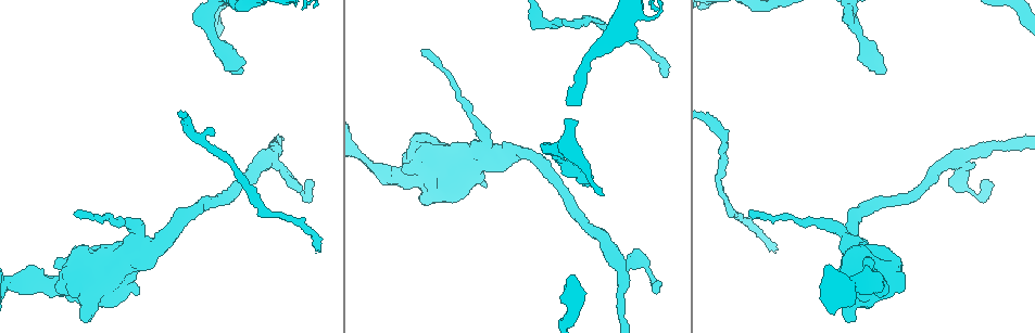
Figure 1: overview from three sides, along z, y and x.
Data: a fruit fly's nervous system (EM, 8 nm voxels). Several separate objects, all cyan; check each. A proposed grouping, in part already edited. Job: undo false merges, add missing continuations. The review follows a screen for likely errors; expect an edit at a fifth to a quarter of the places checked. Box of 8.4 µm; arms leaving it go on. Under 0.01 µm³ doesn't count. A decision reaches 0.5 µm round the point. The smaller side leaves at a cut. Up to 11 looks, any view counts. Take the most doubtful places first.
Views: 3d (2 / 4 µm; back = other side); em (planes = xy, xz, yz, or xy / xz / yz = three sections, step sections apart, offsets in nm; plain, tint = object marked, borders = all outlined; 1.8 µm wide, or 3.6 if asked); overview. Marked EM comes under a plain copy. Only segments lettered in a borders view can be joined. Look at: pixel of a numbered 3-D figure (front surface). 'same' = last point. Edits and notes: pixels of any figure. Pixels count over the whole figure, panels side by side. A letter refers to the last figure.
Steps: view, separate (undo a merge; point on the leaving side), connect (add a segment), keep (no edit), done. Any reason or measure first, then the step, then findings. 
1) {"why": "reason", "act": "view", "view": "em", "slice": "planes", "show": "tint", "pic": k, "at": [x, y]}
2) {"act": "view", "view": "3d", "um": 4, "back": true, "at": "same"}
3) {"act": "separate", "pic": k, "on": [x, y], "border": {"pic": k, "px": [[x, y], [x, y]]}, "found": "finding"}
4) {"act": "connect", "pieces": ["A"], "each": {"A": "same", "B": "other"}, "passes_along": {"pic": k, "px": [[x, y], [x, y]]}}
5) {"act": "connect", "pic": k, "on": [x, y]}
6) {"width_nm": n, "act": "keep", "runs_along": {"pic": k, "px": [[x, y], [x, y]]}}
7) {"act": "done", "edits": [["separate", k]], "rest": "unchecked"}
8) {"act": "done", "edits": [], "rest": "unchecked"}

{"why": "long arm stops here", "act": "view", "view": "em", "slice": "planes", "show": "borders", "pic": 1, "at": [313, 246]}

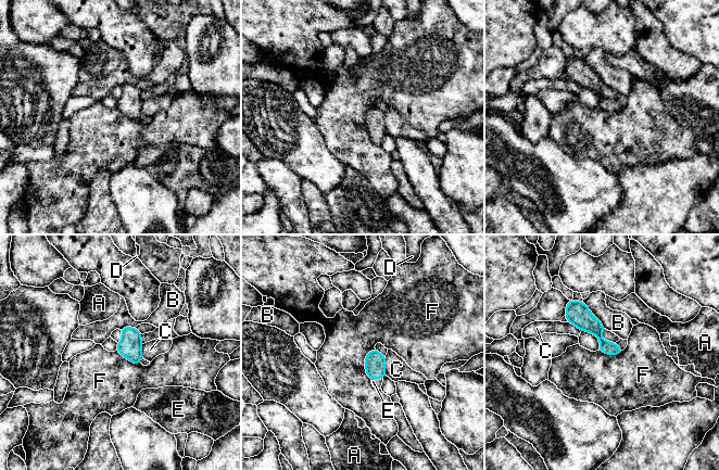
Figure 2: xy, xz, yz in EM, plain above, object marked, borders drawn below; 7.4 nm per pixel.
{"longest_contact_nm": ["B", 260], "act": "connect", "pieces": ["E"], "each": {"A": "other", "B": "other", "C": "other", "D": "other", "E": "same", "F": "other"}, "passes_along": {"pic": 2, "px": [[375, 363], [376, 377], [377, 382]]}, "found": "the neuron continues"}

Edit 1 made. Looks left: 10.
{"why": "tapers out", "act": "view", "view": "em", "slice": "yz", "step": 16, "show": "borders", "pic": 1, "at": [984, 182]}

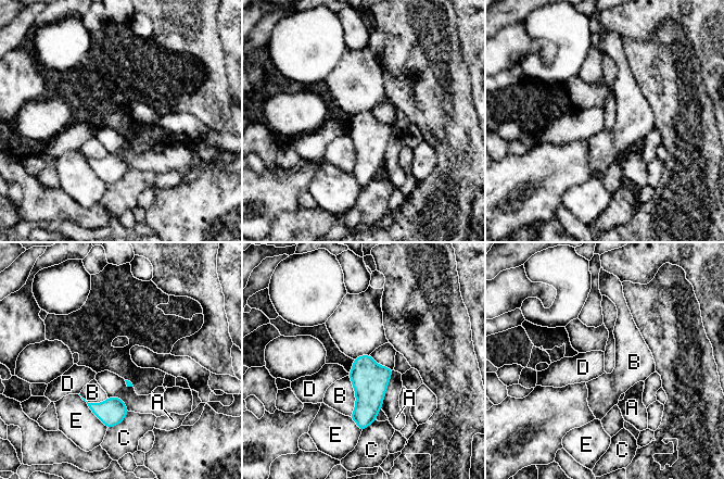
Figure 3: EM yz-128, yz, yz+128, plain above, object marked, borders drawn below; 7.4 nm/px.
{"act": "keep", "each": {"A": "other", "B": "other", "C": "other", "D": "other", "E": "other"}, "found": "none of them fits"}

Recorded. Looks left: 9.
{"why": "tapers out", "act": "view", "view": "em", "slice": "planes", "show": "borders", "pic": 1, "at": [78, 213]}

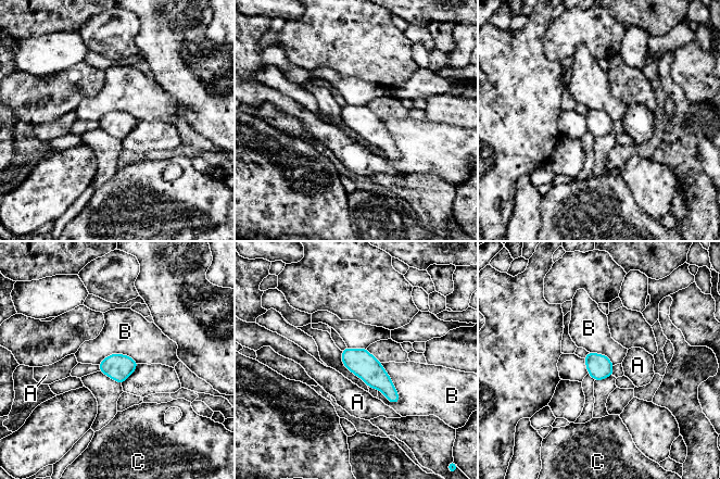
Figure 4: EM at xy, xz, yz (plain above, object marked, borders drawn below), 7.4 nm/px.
{"longest_contact_nm": ["B", 320], "act": "keep", "each": {"A": "other", "B": "other", "C": "other"}, "border": {"pic": 4, "px": [[380, 363], [396, 391], [396, 403]]}, "found": "no lettered segment goes on from it"}

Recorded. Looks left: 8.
{"why": "sudden change in width", "act": "view", "view": "3d", "um": 4, "pic": 1, "at": [495, 157]}

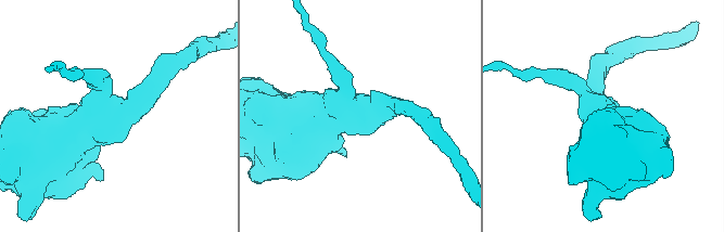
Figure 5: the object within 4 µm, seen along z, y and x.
{"why": "need the tissue", "act": "view", "view": "em", "slice": "planes", "show": "borders", "pic": 5, "at": [114, 115]}

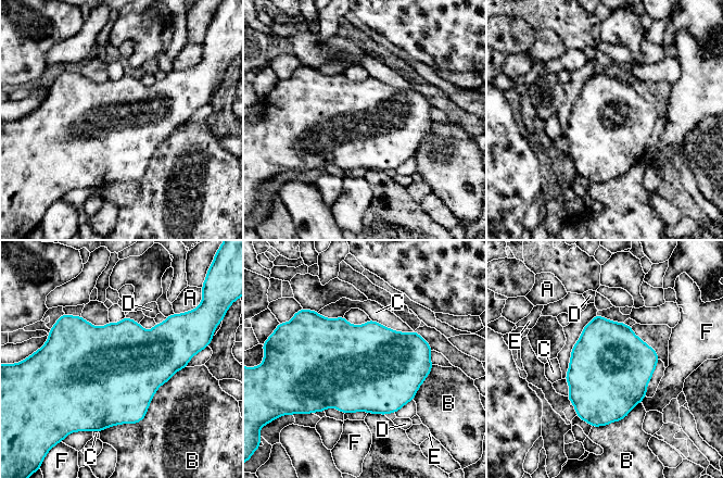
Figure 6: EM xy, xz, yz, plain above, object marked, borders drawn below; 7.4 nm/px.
{"act": "keep", "each": {"A": "other", "B": "other", "C": "other", "D": "other", "E": "other", "F": "other"}, "border": {"pic": 6, "px": [[370, 318], [395, 330], [413, 331]]}, "found": "continuous, no second neuron"}

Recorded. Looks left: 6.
{"act": "done", "edits": [["connect", 2]], "rest": "unchecked"}

